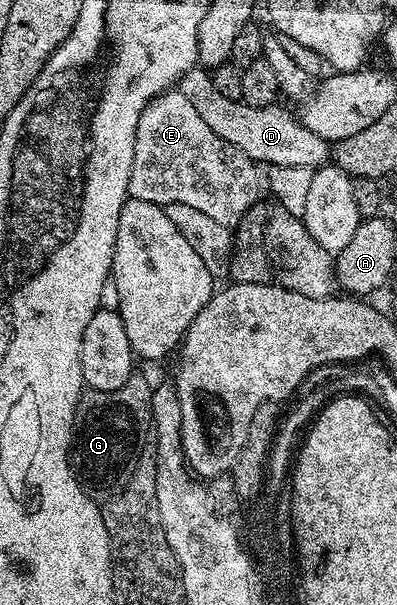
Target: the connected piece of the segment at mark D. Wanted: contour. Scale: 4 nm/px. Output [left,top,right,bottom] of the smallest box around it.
[176,68,332,167]

